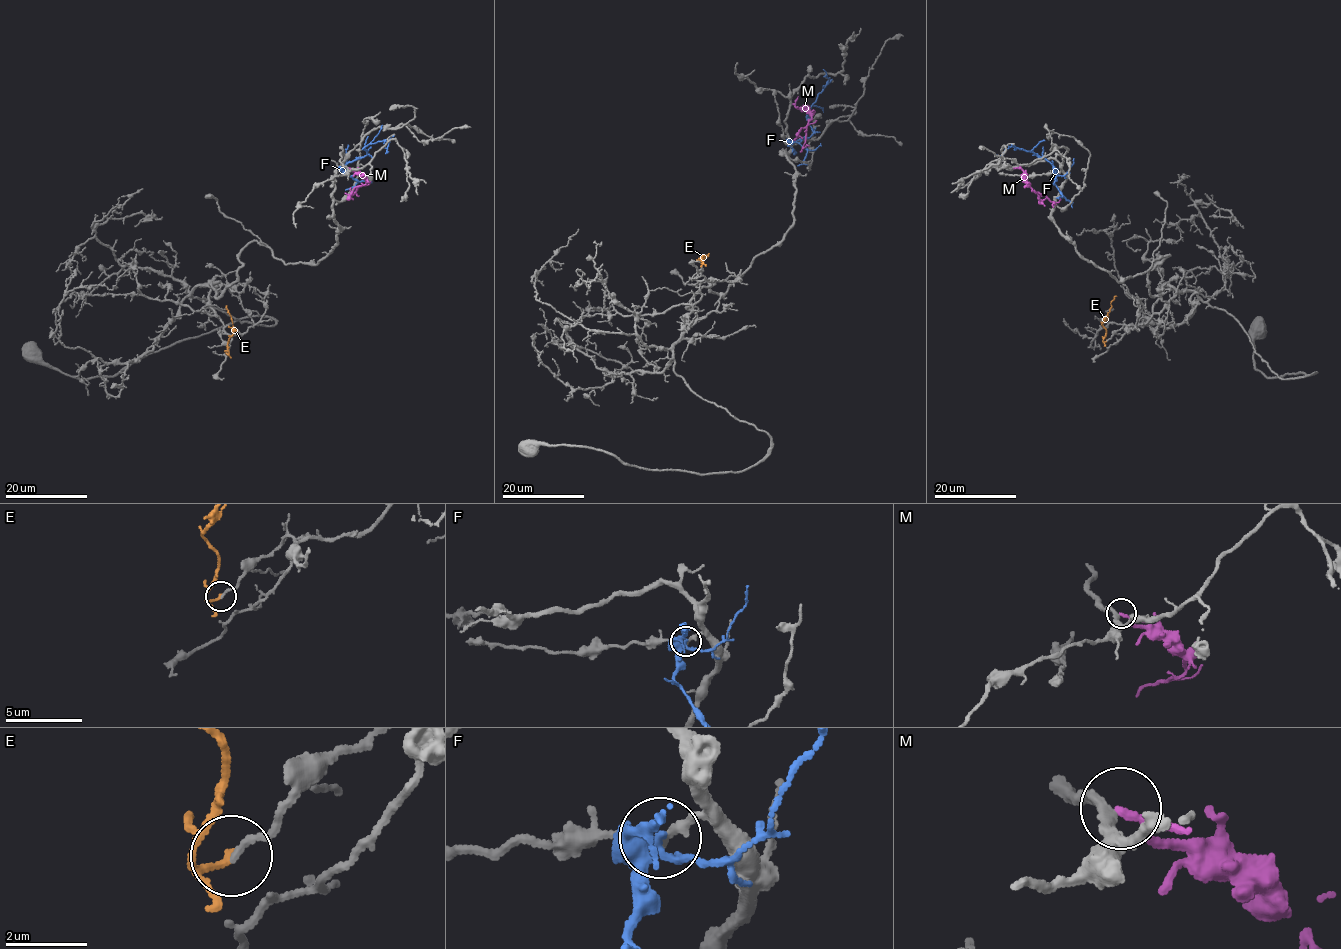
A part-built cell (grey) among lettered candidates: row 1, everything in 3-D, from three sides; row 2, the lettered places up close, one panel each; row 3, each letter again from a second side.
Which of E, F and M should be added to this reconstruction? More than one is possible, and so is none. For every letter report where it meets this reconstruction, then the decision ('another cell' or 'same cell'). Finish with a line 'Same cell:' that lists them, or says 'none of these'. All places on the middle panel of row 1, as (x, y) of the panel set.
E: contact (701, 266); same cell
F: contact (788, 143); another cell
M: contact (792, 103); another cell
Same cell: E

